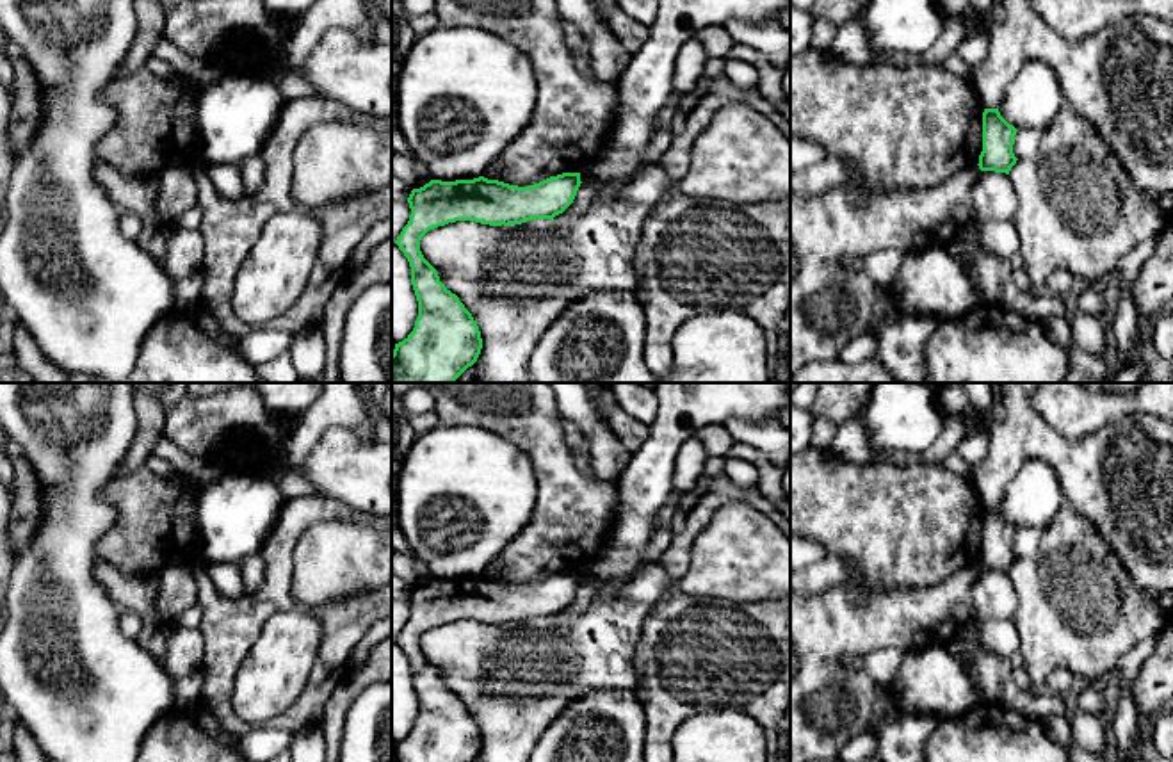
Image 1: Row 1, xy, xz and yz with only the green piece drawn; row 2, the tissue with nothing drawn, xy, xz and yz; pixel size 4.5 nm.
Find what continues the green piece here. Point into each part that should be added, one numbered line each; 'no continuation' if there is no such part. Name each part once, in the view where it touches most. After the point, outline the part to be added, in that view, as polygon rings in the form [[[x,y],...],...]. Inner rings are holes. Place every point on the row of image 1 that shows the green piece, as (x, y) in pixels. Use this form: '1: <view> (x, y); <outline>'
no continuation

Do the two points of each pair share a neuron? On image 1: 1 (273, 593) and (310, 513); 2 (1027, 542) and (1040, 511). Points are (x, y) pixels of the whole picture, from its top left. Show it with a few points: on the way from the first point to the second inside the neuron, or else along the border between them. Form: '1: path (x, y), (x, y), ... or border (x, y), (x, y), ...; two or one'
1: path (278, 574), (278, 547), (291, 531); one
2: border (1043, 527), (1019, 529); two

